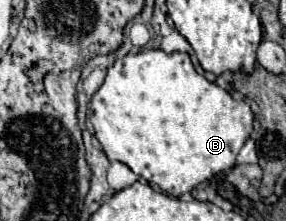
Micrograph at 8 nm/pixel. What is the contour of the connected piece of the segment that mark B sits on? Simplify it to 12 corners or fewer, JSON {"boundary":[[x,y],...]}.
{"boundary":[[188,53],[108,67],[90,123],[110,161],[180,197],[236,165],[244,101]]}

